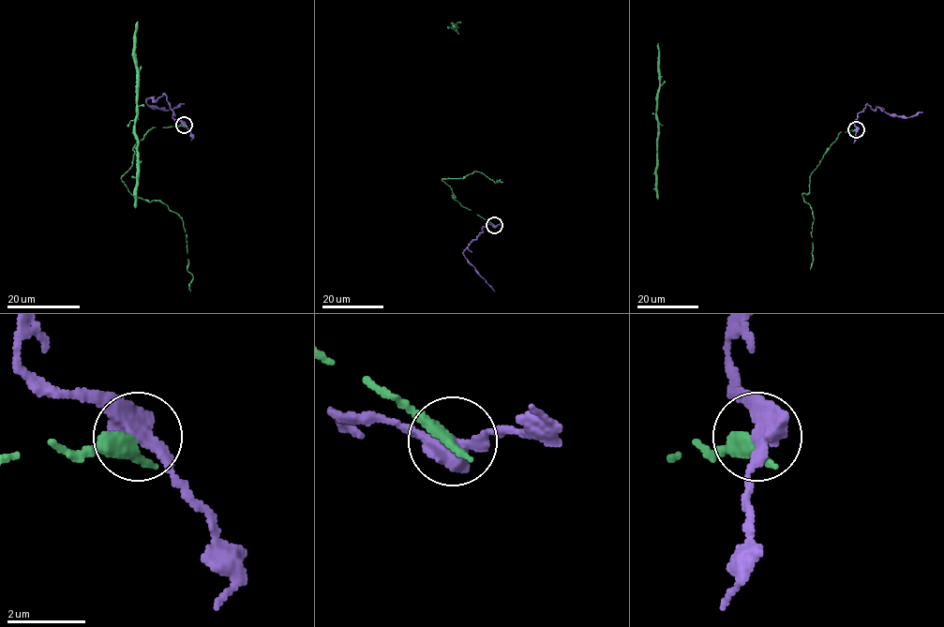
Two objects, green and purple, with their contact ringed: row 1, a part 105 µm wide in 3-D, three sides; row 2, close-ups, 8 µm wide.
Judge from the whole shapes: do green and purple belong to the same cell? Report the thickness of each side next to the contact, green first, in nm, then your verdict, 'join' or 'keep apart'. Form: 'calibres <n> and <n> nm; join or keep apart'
calibres 400 and 460 nm; keep apart

